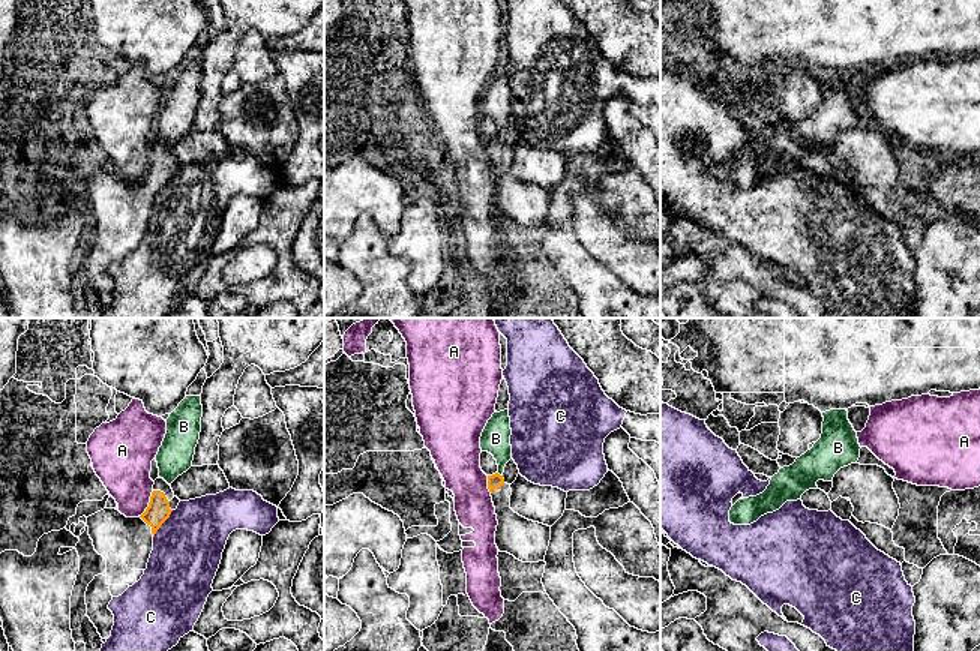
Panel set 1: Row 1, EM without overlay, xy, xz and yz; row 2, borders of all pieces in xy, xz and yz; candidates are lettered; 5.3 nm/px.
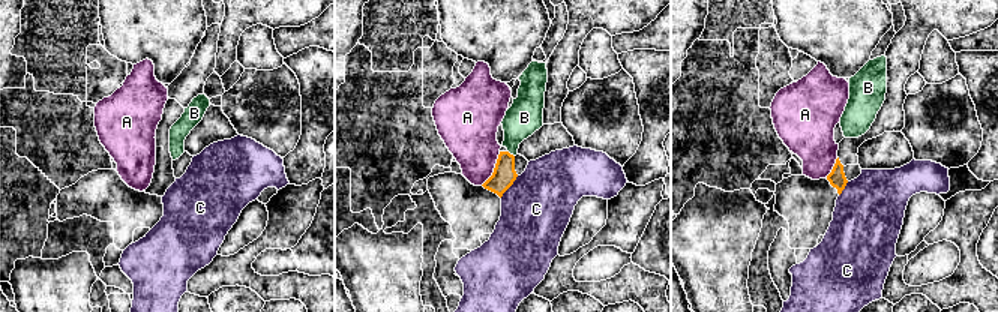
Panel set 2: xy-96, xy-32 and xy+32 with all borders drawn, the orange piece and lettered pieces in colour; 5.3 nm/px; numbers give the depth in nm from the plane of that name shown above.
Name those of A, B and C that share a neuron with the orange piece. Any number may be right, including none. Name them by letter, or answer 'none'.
none

